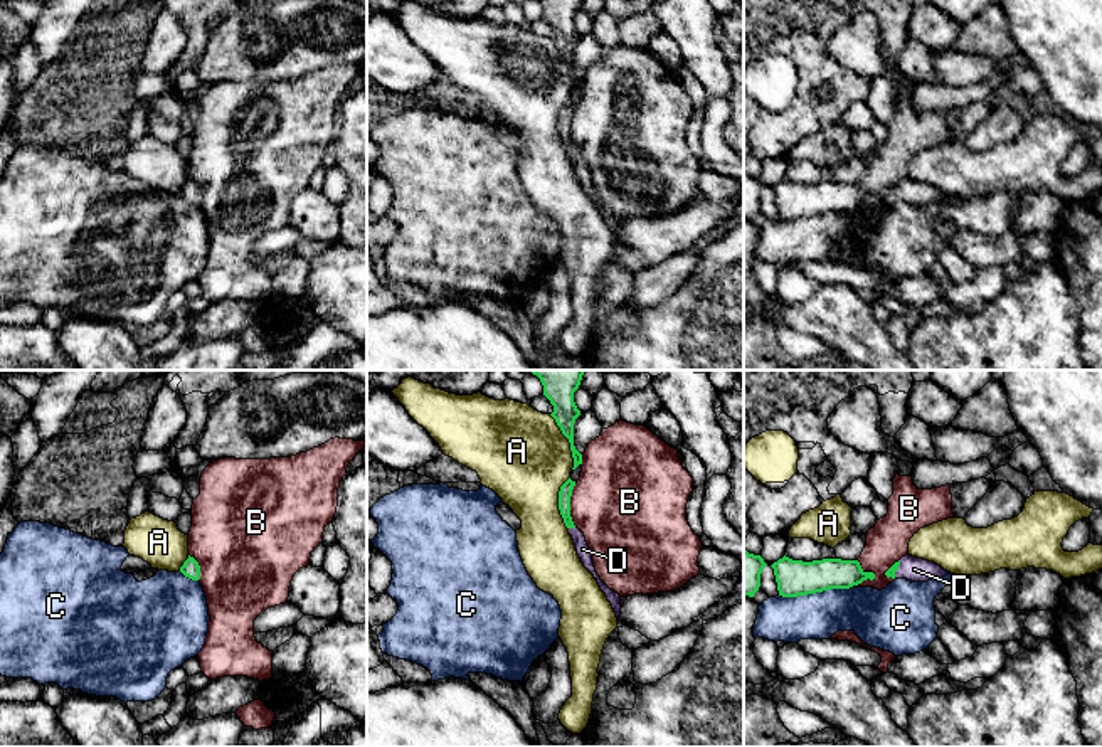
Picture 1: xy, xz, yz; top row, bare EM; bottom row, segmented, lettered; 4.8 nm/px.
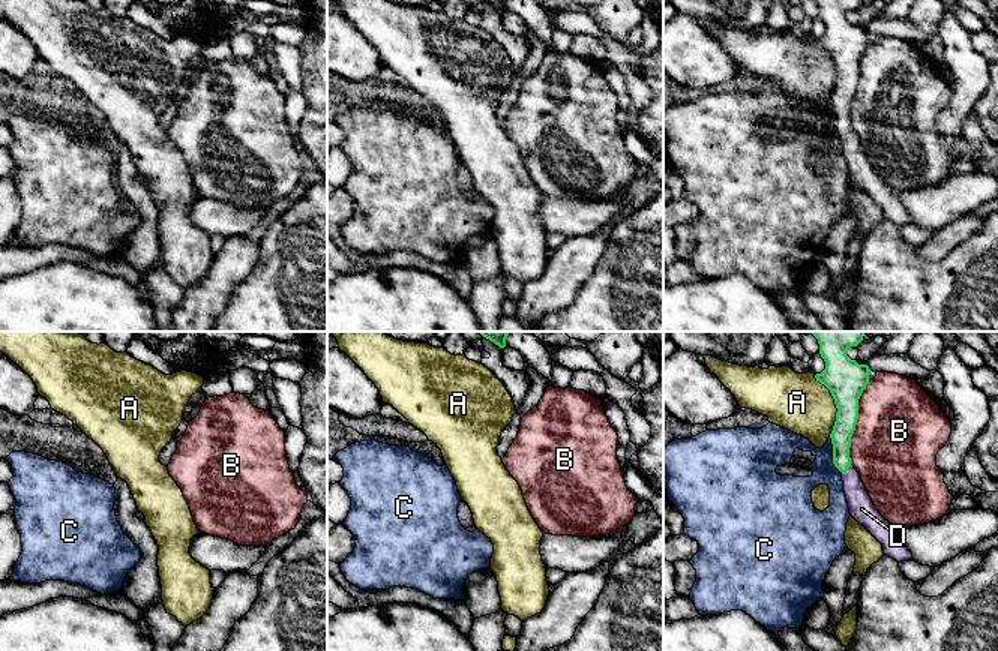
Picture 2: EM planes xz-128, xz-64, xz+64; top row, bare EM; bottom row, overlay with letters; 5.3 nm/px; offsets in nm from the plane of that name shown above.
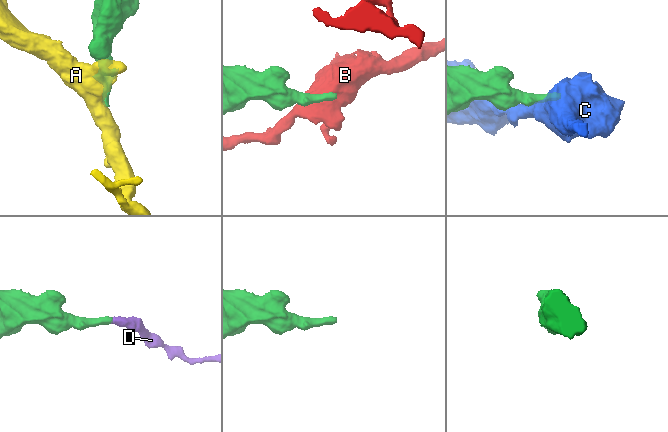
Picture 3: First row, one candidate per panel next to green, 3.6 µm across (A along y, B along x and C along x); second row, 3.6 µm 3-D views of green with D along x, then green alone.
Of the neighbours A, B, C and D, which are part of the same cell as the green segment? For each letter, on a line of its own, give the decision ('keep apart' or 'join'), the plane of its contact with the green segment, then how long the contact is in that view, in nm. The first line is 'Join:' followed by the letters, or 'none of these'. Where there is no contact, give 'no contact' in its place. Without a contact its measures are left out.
Join: D
A: keep apart | xz | 280 nm
B: keep apart | yz | 150 nm
C: keep apart | yz | 340 nm
D: join | xz | 40 nm

